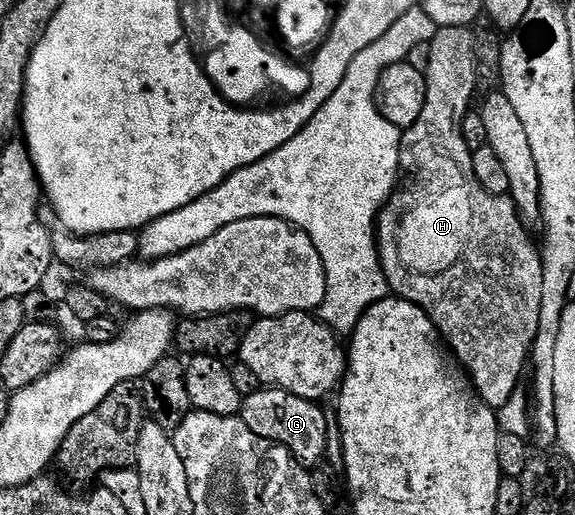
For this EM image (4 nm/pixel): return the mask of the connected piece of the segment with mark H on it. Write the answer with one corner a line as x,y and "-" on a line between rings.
445,27
436,28
435,37
429,47
429,67
427,68
427,90
425,91
425,107
421,107
421,115
417,123
402,130
399,139
399,167
405,176
398,182
386,205
379,213
377,222
377,240
379,242
379,262
387,280
387,288
394,296
404,297
409,303
421,307
425,315
435,324
438,336
445,342
456,361
463,366
471,383
479,392
479,397
493,410
501,410
516,396
515,388
523,377
531,355
531,344
535,341
537,327
541,323
541,279
543,278
543,254
540,246
531,237
527,237
528,226
519,217
519,209
512,203
510,196
498,197
489,195
481,183
477,183
477,175
473,175
472,150
465,143
465,135
461,131
463,114
472,108
471,100
477,90
475,75
475,37
470,28

